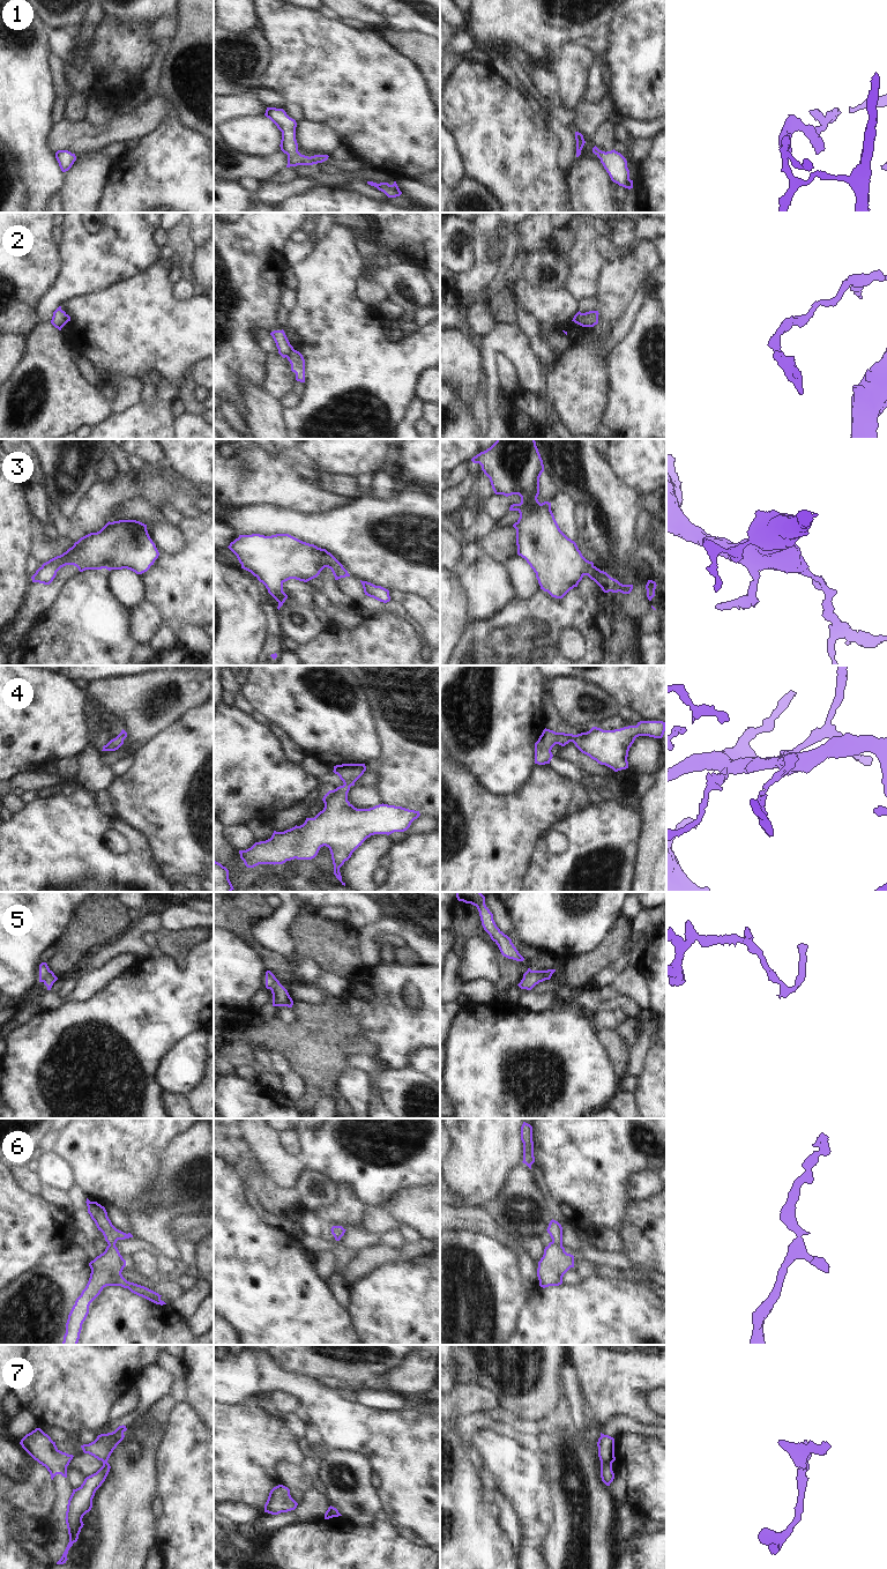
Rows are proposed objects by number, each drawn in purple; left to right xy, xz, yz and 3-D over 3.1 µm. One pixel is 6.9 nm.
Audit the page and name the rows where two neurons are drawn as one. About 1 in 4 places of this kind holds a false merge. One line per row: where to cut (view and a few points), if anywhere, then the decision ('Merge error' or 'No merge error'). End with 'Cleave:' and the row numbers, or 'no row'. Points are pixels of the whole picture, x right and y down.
1: No split. No merge error
2: Split along xz (293, 349), (285, 356). Merge error
3: No split. No merge error
4: No split. No merge error
5: Split along xy (50, 971), (43, 981). Merge error
6: No split. No merge error
7: Split along yz (601, 1460), (611, 1463). Merge error
Cleave: 2, 5, 7

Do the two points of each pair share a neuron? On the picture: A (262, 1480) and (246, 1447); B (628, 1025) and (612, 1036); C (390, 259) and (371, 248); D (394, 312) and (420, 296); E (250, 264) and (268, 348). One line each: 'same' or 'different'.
A: same
B: different
C: same
D: different
E: different

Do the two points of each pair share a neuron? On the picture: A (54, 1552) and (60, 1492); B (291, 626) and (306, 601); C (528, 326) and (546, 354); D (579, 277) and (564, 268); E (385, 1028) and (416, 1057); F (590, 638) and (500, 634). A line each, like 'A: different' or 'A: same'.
A: same
B: different
C: same
D: different
E: different
F: same

